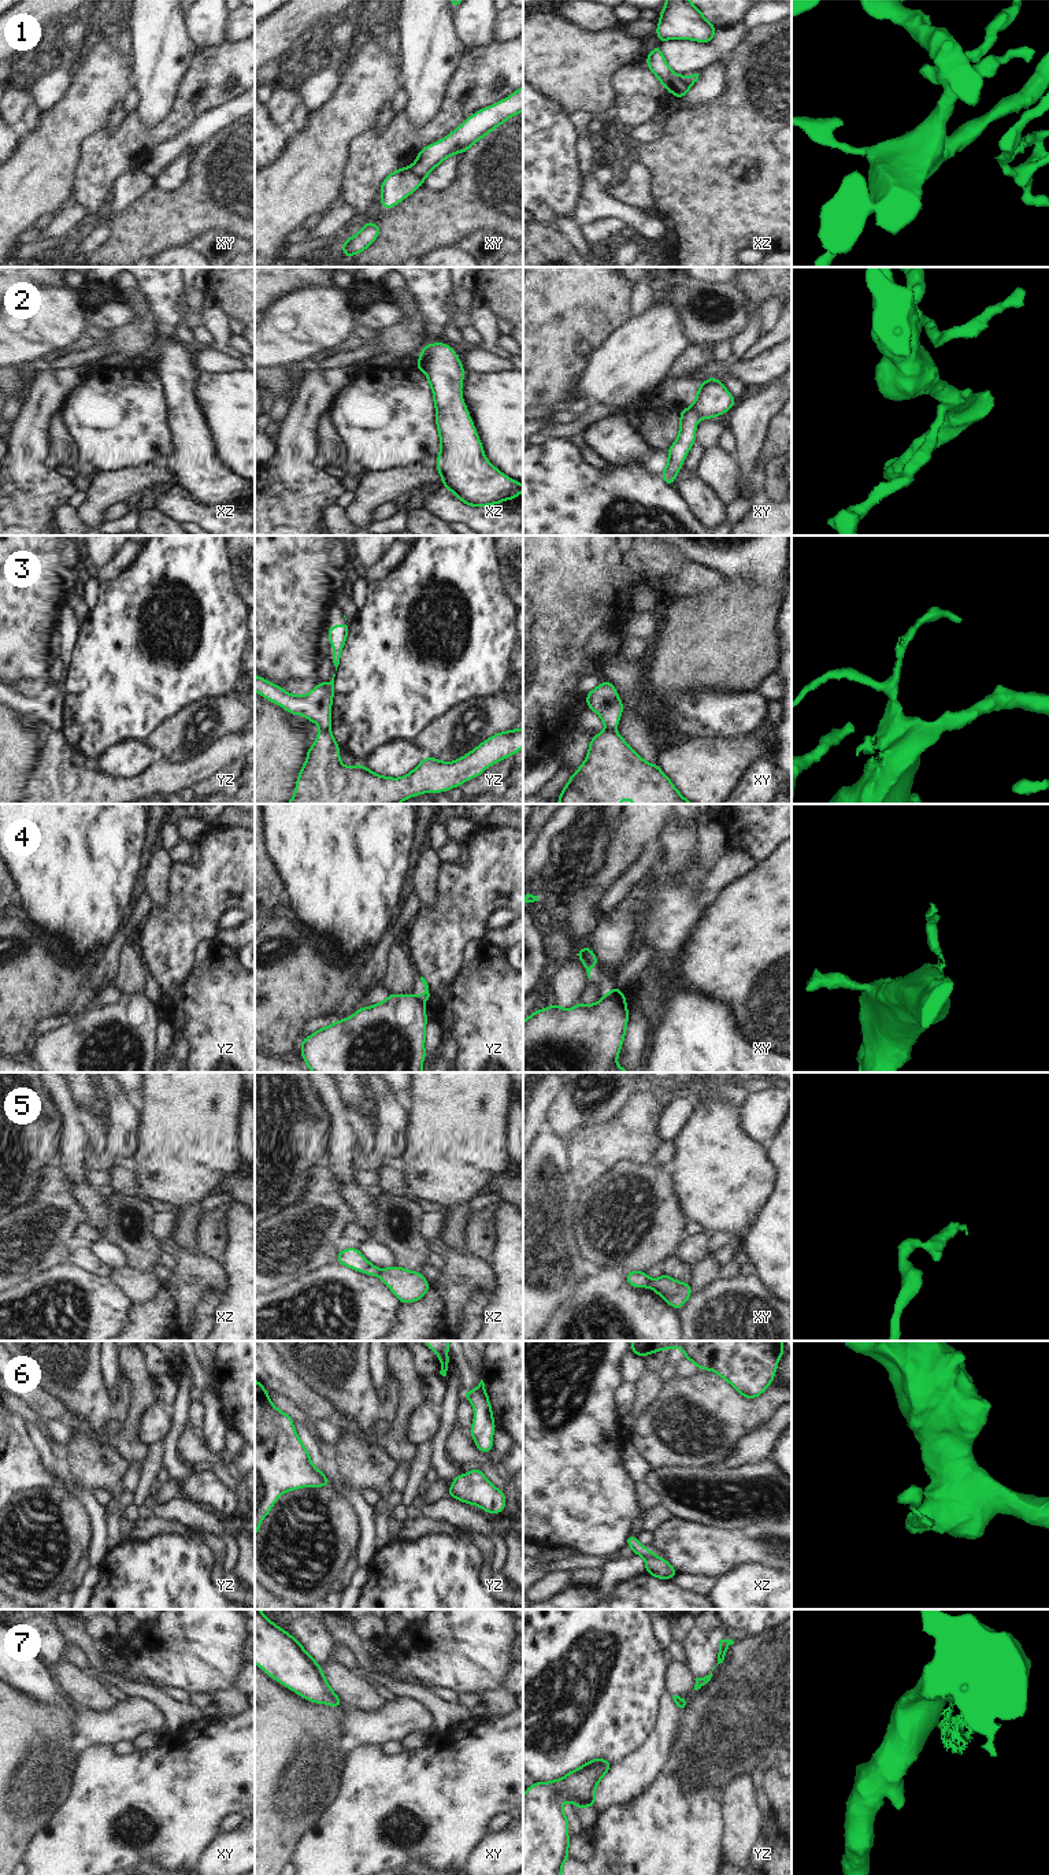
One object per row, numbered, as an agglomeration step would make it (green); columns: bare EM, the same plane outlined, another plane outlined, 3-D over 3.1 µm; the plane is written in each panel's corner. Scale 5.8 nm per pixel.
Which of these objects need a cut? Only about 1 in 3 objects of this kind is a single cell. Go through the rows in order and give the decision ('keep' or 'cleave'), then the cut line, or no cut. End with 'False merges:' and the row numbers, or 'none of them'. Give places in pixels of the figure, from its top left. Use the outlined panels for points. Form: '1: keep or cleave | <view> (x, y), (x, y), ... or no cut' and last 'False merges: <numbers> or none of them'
1: cleave | xy (410, 166), (423, 178)
2: cleave | xy (692, 406), (700, 418)
3: cleave | yz (329, 727), (321, 732)
4: cleave | yz (415, 996), (422, 1003)
5: cleave | xy (649, 1279), (645, 1286)
6: cleave | xz (649, 1551), (644, 1557)
7: cleave | yz (682, 1699), (679, 1707)
False merges: 1, 2, 3, 4, 5, 6, 7

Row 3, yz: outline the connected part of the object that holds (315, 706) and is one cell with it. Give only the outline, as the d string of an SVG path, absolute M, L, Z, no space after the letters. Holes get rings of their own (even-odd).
M255 675L255 692L274 704L281 705L292 715L301 714L307 720L315 722L320 731L331 727L331 703L334 696L334 677L330 682L319 682L305 696L285 692L262 677Z

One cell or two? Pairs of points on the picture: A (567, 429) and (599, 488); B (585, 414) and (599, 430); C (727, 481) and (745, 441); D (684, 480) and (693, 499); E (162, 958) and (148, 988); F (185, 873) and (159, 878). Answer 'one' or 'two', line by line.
A: two
B: two
C: two
D: one
E: two
F: two

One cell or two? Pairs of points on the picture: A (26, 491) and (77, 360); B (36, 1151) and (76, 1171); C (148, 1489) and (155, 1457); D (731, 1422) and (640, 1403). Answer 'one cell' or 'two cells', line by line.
A: two cells
B: two cells
C: one cell
D: two cells

